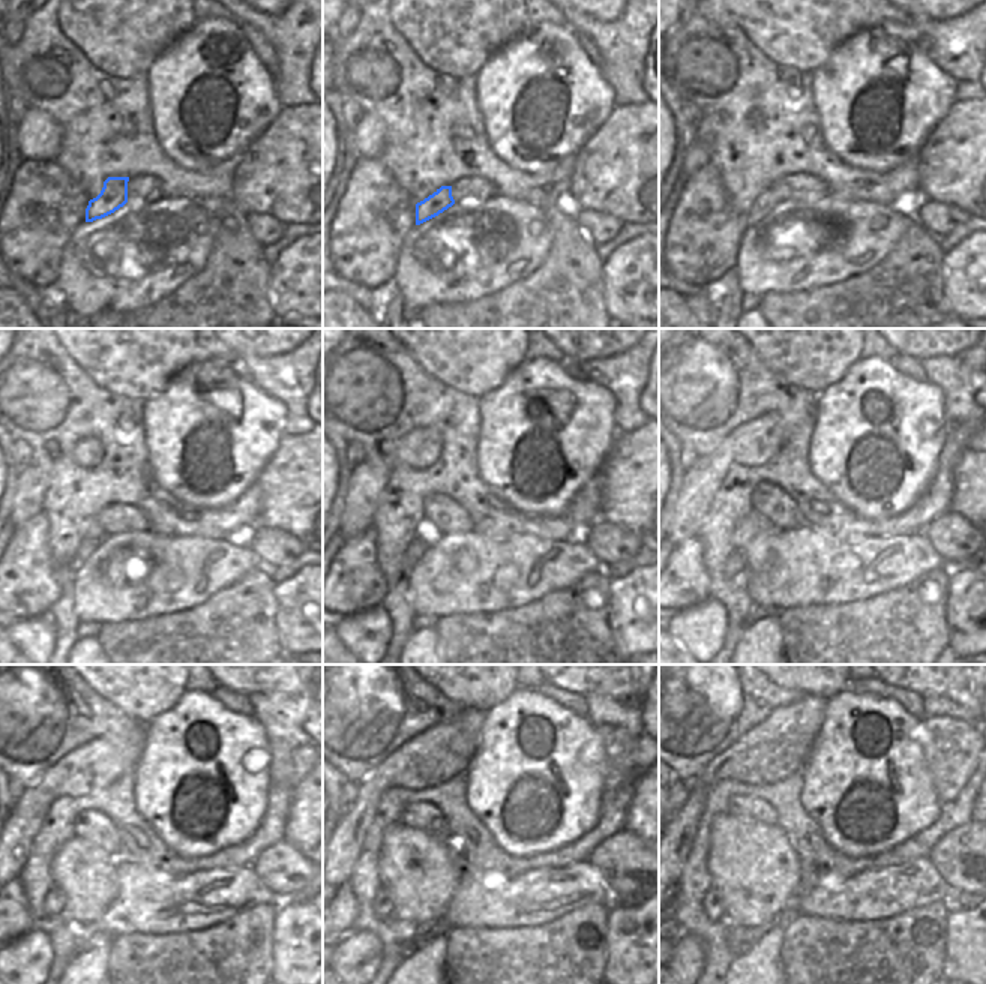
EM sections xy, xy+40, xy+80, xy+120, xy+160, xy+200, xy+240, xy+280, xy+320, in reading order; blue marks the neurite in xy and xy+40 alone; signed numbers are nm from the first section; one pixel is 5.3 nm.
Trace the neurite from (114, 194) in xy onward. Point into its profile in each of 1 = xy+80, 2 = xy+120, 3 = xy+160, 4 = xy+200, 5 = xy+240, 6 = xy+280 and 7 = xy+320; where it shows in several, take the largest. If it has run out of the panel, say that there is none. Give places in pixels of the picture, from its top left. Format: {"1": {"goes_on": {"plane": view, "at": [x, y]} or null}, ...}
{"1": {"goes_on": {"plane": "xy+80", "at": [767, 201]}}, "2": {"goes_on": {"plane": "xy+120", "at": [92, 540]}}, "3": {"goes_on": {"plane": "xy+160", "at": [417, 548]}}, "4": {"goes_on": {"plane": "xy+200", "at": [736, 563]}}, "5": {"goes_on": {"plane": "xy+240", "at": [54, 902]}}, "6": {"goes_on": {"plane": "xy+280", "at": [383, 906]}}, "7": {"goes_on": {"plane": "xy+320", "at": [713, 903]}}}

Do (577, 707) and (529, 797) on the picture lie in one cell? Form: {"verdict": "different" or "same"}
{"verdict": "different"}

